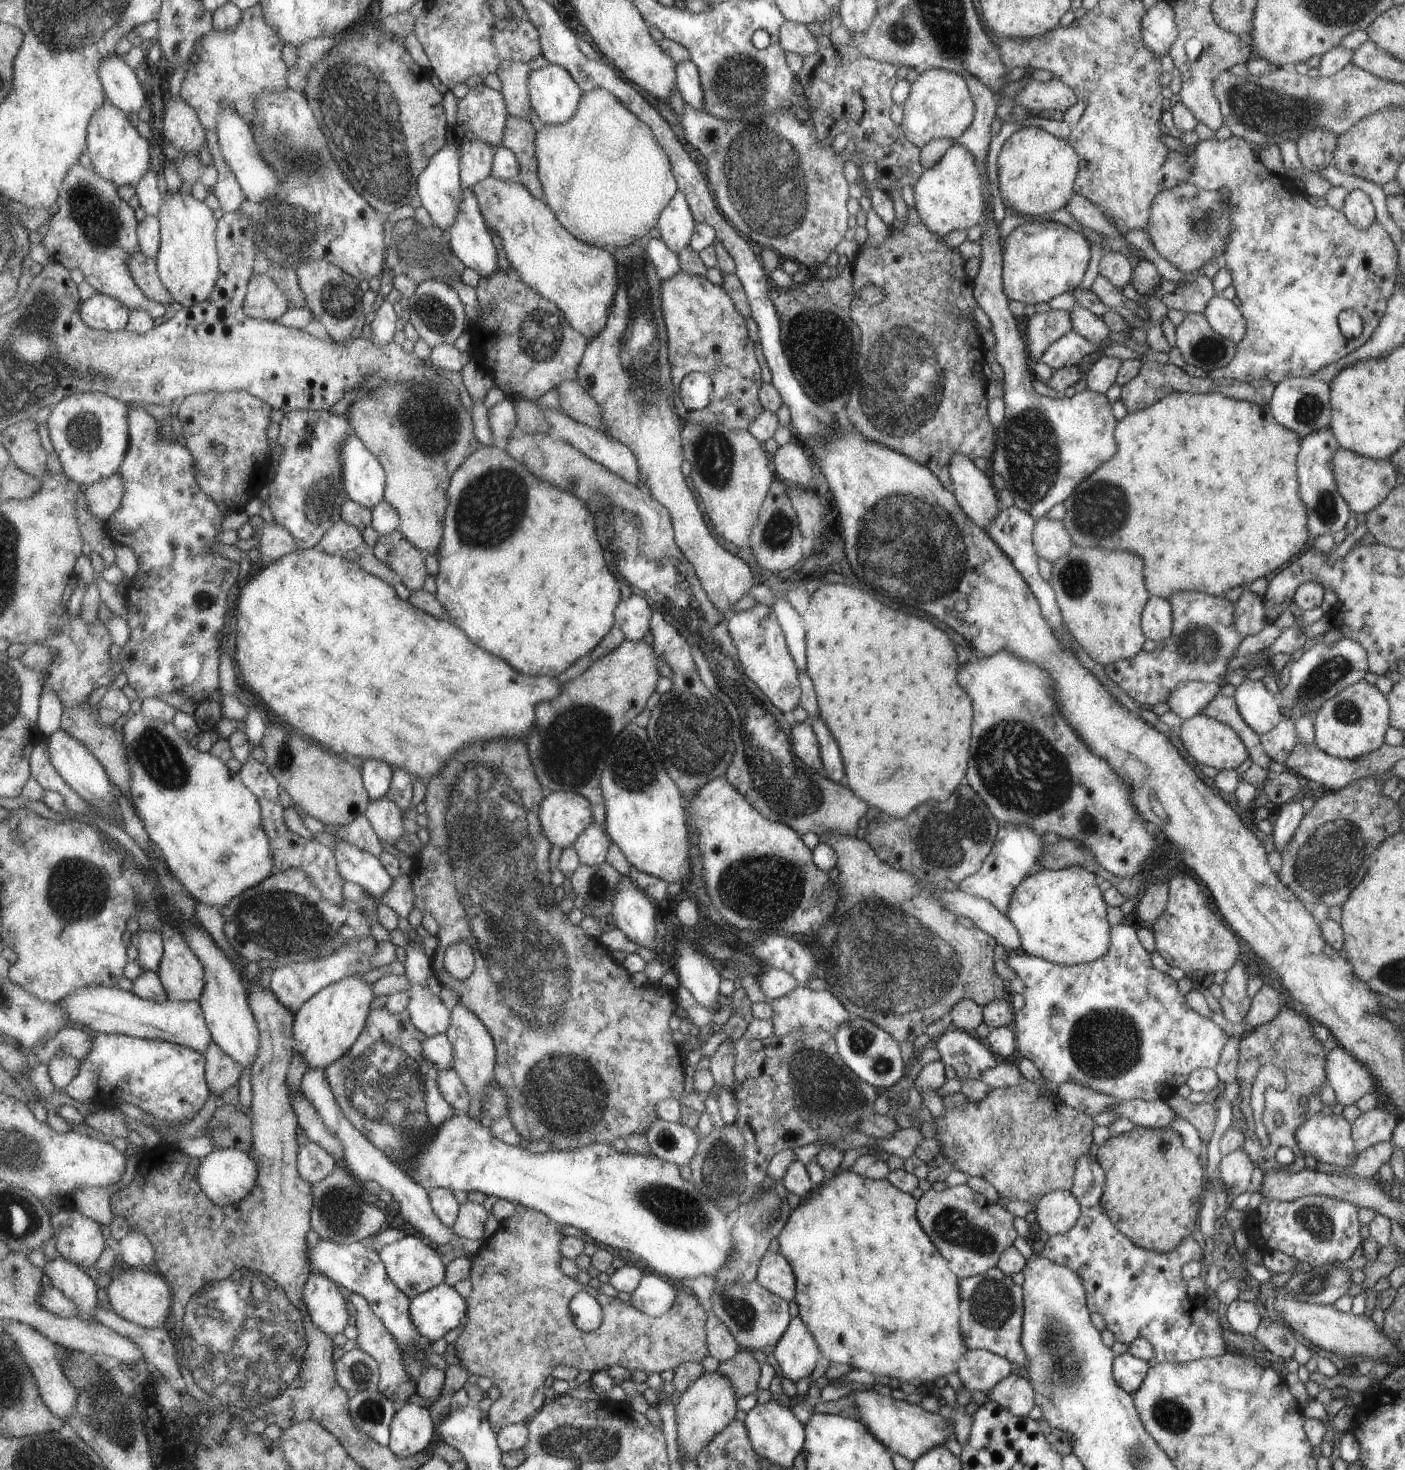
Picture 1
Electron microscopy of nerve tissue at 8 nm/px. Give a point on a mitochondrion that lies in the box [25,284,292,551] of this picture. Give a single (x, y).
(161, 474)

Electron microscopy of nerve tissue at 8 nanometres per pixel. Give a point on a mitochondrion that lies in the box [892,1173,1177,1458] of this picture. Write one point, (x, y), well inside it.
(952, 1225)

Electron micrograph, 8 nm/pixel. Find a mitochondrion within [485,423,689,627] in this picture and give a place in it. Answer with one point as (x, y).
(622, 526)

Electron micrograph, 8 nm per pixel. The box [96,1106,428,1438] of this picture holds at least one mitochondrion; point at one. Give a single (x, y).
(248, 1343)

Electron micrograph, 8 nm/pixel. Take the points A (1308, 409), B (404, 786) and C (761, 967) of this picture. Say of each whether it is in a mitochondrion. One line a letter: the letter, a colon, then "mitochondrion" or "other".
A: mitochondrion
B: other
C: other

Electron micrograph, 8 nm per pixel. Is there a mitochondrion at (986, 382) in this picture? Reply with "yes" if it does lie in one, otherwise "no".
no

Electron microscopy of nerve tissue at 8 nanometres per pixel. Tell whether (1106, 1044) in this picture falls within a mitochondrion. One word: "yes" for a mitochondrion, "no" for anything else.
yes

